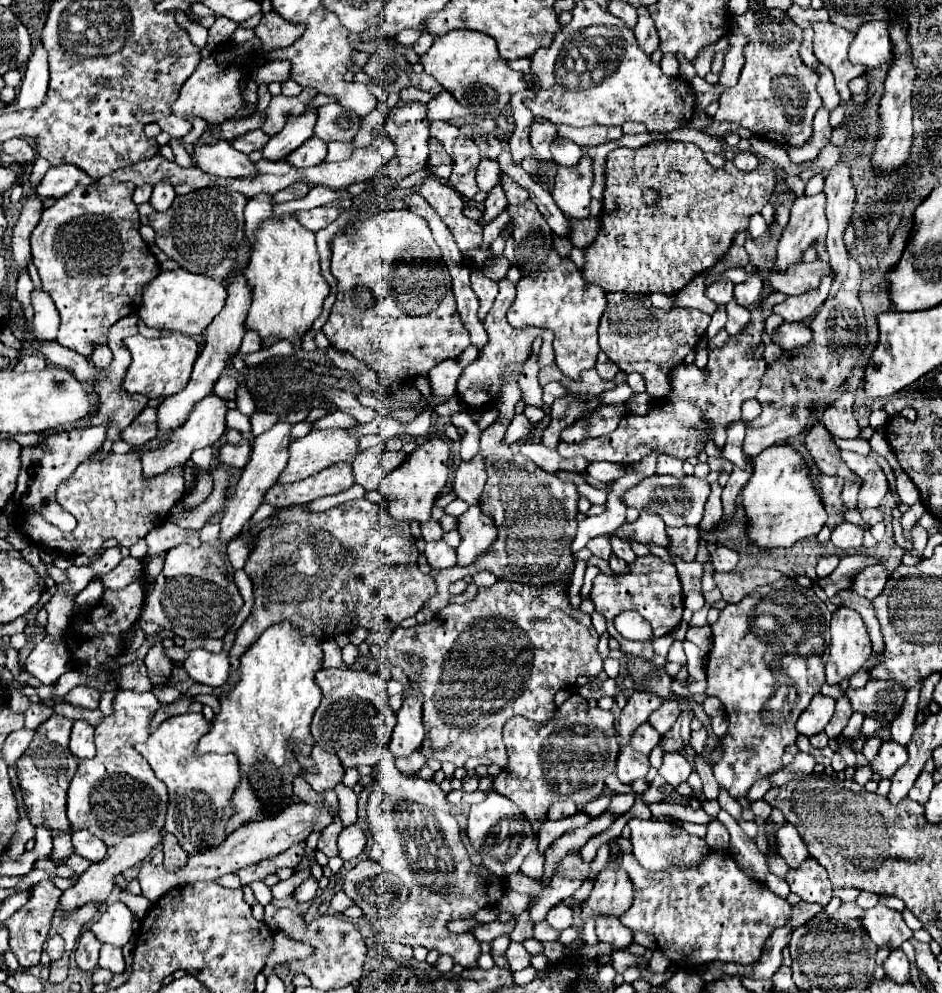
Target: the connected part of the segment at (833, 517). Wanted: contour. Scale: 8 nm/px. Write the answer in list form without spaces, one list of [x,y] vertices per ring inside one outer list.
[[[814,475],[812,483],[814,483],[816,491],[820,493],[824,507],[828,511],[828,525],[836,527],[838,523],[844,521],[838,511],[846,511],[846,507],[842,505],[842,499],[840,499],[844,479],[842,477],[830,477],[830,475]]]

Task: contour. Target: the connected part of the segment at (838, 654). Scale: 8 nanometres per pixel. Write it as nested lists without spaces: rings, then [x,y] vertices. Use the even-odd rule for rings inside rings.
[[[838,607],[830,621],[830,657],[826,663],[826,683],[840,685],[852,677],[872,653],[872,641],[862,617],[848,607]]]

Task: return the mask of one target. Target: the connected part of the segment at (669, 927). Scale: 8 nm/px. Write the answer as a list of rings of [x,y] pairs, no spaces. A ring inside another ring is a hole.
[[[624,853],[622,867],[634,885],[634,903],[626,915],[620,917],[622,925],[630,931],[652,933],[658,949],[678,965],[700,967],[712,961],[756,963],[772,931],[788,923],[792,907],[770,889],[750,881],[730,859],[726,853],[712,853],[692,869],[670,867],[662,873],[650,873],[632,853]],[[714,859],[720,859],[716,867]]]

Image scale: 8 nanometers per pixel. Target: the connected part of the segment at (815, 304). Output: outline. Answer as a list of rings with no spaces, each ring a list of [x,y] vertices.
[[[824,277],[822,285],[816,291],[808,291],[808,293],[802,293],[802,295],[788,297],[784,303],[774,305],[774,313],[780,315],[786,323],[804,321],[806,317],[812,317],[818,311],[818,307],[826,301],[830,285],[832,285],[832,279]]]

